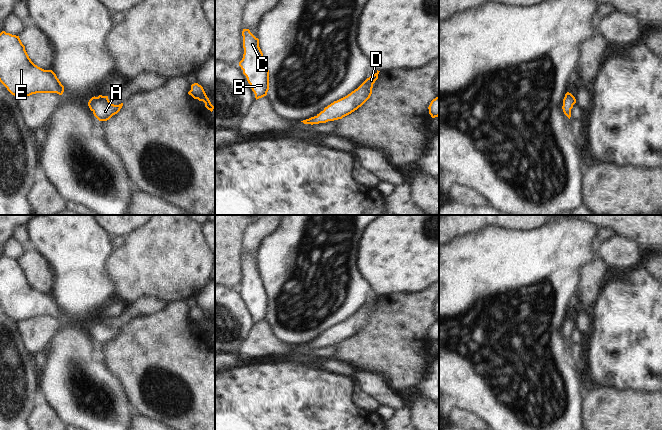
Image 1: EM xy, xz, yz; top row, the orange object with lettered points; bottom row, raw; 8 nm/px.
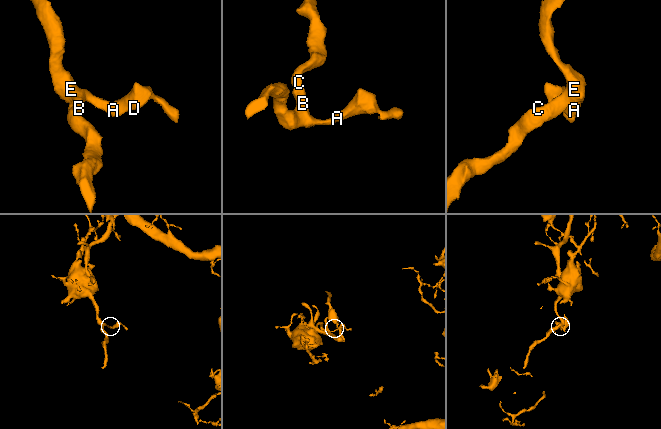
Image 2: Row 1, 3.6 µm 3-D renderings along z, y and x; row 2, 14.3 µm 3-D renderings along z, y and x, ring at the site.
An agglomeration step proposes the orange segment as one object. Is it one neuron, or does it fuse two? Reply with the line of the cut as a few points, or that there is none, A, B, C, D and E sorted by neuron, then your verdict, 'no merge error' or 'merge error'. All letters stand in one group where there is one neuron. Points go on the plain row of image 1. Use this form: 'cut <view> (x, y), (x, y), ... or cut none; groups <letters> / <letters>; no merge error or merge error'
cut none; groups A B C D E; no merge error

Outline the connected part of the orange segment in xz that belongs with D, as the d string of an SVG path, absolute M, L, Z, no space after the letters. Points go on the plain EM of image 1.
M377 296L367 302L357 313L352 315L347 320L334 325L324 332L319 338L309 343L303 344L304 348L319 348L328 345L342 343L361 331L371 320L372 312L375 305L378 303Z

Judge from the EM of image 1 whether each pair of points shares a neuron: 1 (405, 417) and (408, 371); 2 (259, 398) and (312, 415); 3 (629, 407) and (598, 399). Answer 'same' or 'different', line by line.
1: different
2: same
3: same

